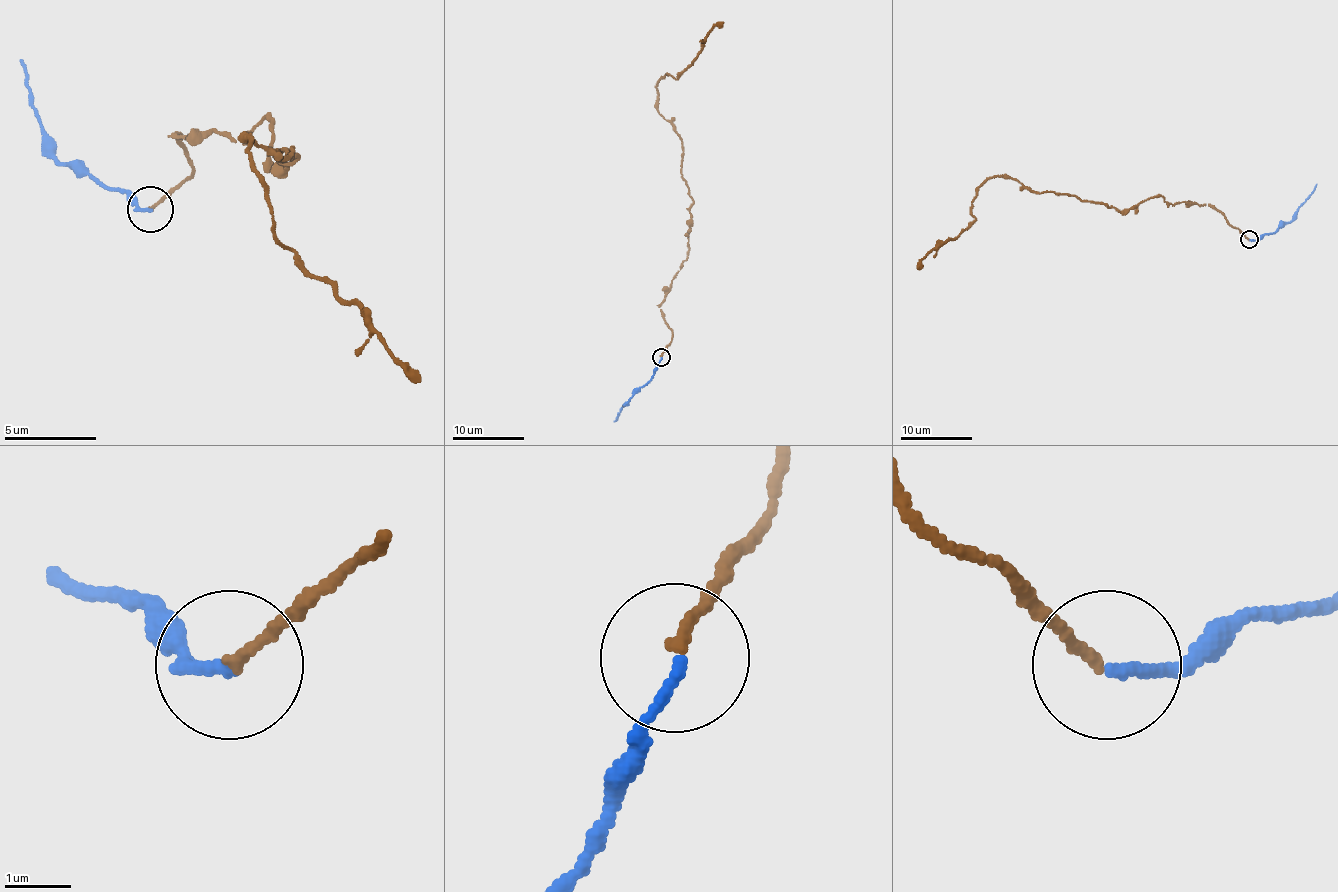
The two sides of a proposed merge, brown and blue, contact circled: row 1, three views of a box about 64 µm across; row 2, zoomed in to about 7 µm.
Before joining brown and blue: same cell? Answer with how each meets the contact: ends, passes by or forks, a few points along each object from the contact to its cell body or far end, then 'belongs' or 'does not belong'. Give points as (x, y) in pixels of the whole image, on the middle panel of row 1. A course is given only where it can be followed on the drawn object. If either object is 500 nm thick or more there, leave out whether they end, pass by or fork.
brown ends | blue ends | brown via (660, 357), (672, 336), (664, 290), (687, 256), (693, 202), (683, 142), (659, 113), (660, 79), (724, 22) | blue via (660, 357), (654, 376), (626, 402), (613, 422) | belongs

